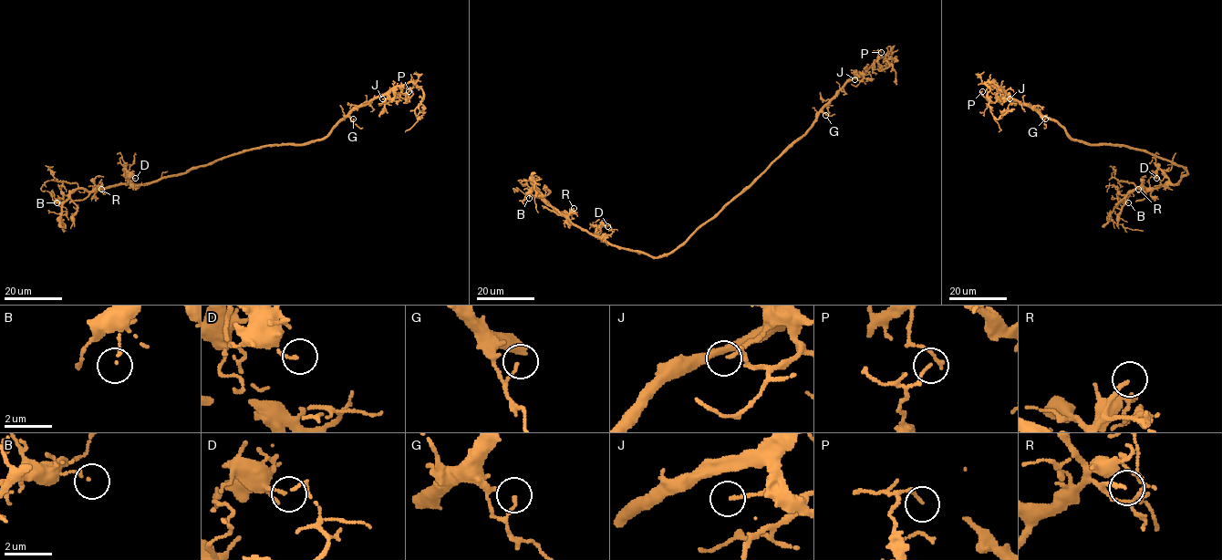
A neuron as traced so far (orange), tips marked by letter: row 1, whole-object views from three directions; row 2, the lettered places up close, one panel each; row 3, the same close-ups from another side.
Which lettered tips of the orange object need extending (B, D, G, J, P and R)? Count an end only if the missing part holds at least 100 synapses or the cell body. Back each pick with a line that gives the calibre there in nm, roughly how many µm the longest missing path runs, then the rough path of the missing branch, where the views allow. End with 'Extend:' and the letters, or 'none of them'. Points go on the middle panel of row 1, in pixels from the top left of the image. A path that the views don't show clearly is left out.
B: calibre 120 nm; missing 50 µm
Extend: B

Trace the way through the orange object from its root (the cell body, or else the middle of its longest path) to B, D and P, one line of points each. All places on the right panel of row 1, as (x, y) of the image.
B: (1134, 149), (1167, 160), (1187, 173), (1176, 184), (1146, 191), (1136, 188), (1119, 202), (1128, 202)
D: (1134, 149), (1167, 160), (1187, 172), (1176, 184), (1167, 178), (1161, 181), (1156, 178)
P: (1134, 149), (1073, 140), (1057, 122), (1021, 106), (998, 86), (999, 98), (995, 102), (984, 97), (982, 91)

